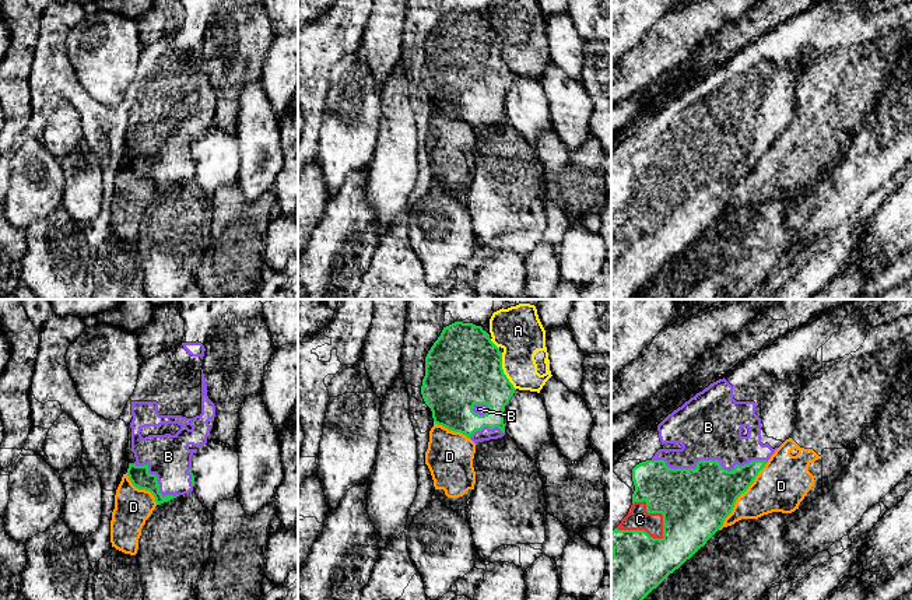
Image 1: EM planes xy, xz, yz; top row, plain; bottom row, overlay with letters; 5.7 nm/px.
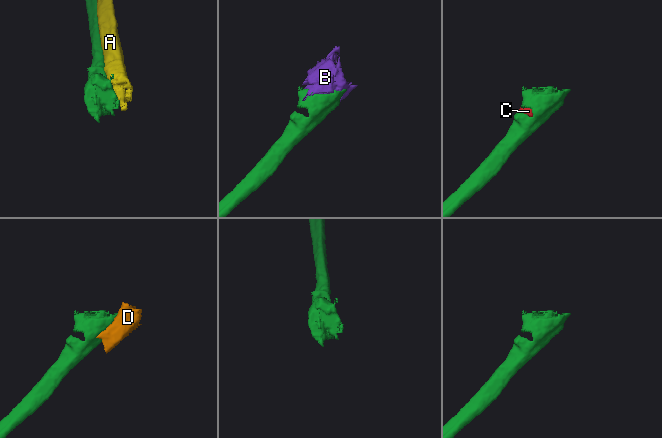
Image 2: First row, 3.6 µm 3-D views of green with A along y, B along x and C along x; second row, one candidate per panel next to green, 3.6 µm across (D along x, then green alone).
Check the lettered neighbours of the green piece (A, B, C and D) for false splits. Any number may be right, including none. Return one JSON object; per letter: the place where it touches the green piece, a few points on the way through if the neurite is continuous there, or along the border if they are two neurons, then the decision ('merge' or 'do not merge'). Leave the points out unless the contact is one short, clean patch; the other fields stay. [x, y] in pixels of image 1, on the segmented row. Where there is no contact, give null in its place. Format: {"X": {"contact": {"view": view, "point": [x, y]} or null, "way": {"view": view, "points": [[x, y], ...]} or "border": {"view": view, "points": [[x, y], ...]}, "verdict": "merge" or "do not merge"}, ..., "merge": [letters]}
{"A": {"contact": {"view": "xz", "point": [502, 371]}, "verdict": "do not merge"}, "B": {"contact": {"view": "yz", "point": [709, 460]}, "verdict": "merge"}, "C": {"contact": {"view": "yz", "point": [649, 536]}, "verdict": "merge"}, "D": {"contact": {"view": "yz", "point": [740, 494]}, "verdict": "do not merge"}, "merge": ["B", "C"]}

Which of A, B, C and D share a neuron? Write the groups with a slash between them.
A / B C / D

